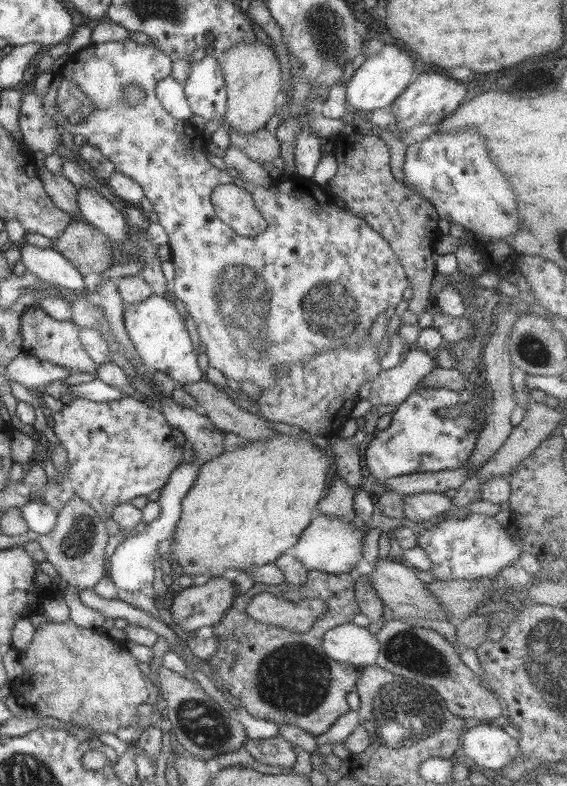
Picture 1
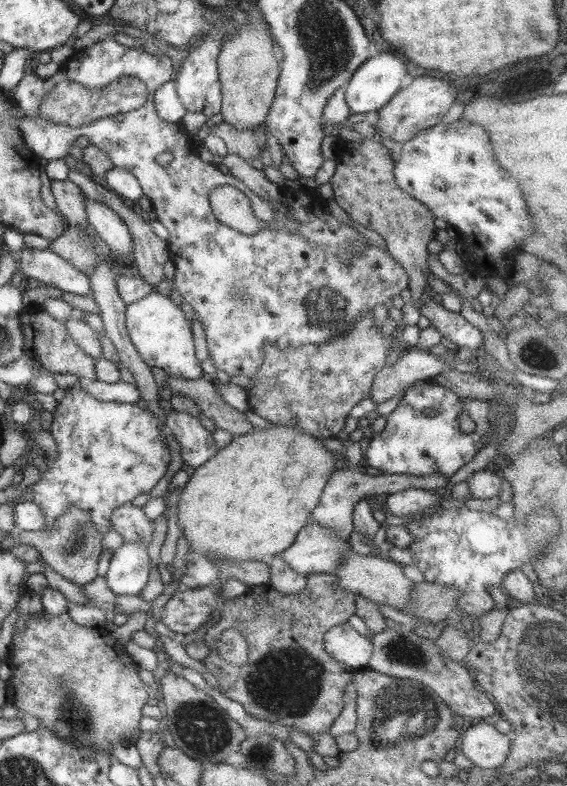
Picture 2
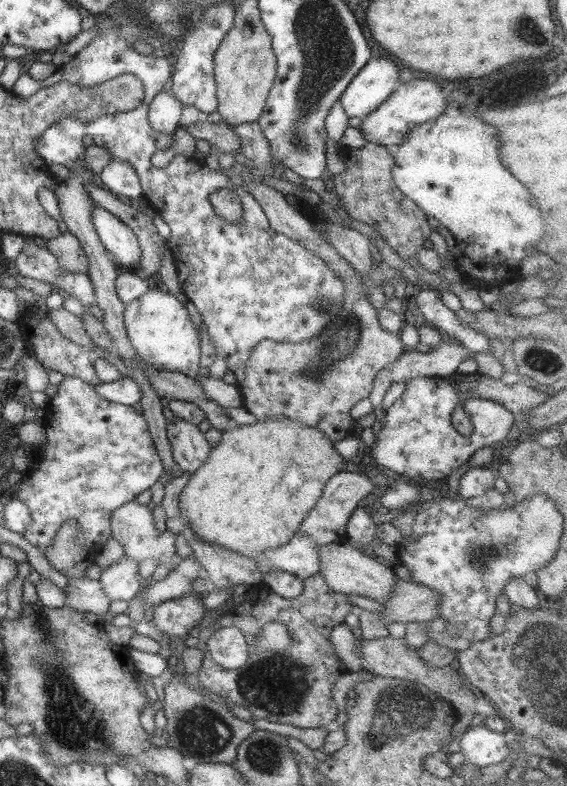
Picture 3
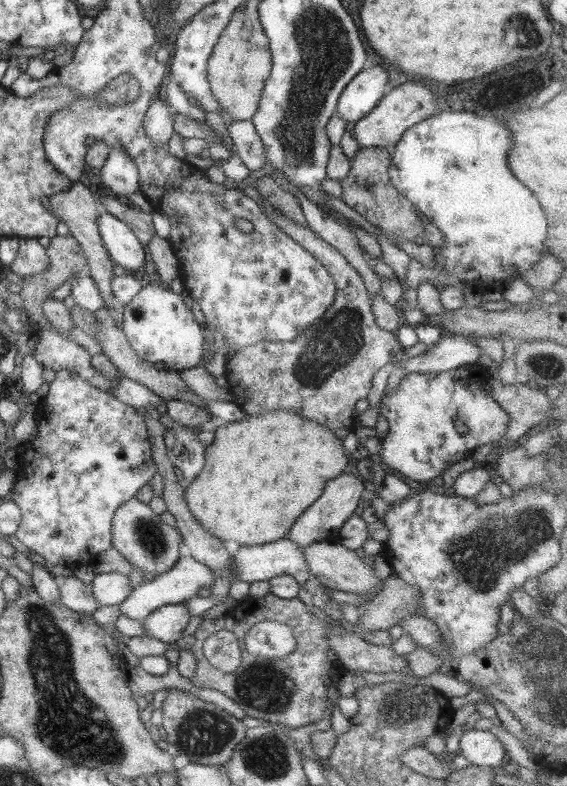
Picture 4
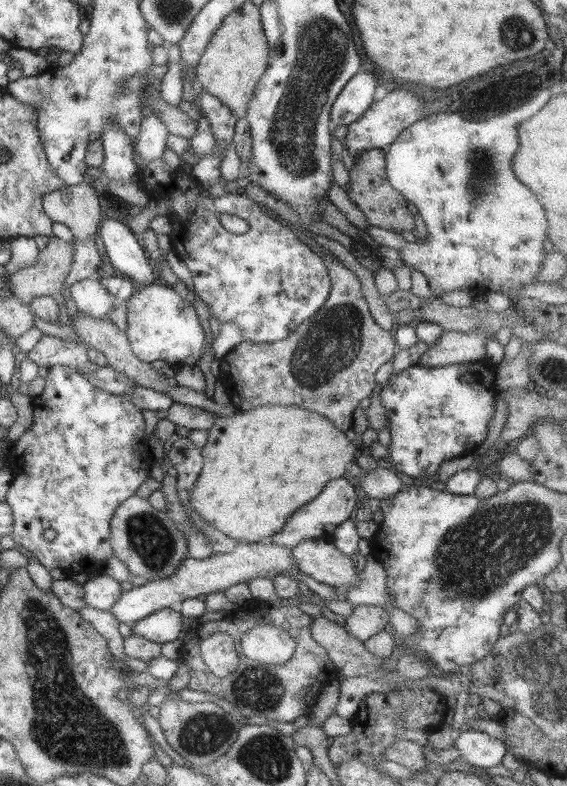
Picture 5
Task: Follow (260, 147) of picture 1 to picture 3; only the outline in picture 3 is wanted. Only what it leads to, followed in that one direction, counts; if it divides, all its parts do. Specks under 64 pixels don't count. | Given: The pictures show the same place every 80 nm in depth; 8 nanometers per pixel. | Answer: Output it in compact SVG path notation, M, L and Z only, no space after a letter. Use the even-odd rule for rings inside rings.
M207 121L202 123L195 123L189 125L187 127L178 126L179 128L183 128L186 132L195 139L206 140L209 143L216 153L224 153L232 155L234 153L239 153L239 140L237 140L237 136L235 136L235 132L233 132L233 128L231 125L226 124L225 122L219 122L219 124L210 124Z

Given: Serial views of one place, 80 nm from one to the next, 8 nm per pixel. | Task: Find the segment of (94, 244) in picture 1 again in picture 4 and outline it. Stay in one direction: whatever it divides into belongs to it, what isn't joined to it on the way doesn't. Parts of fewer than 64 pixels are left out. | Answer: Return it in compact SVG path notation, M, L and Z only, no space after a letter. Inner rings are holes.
M55 235L50 239L45 254L49 258L49 265L45 270L33 276L25 276L21 286L20 298L23 301L24 313L28 318L28 326L32 330L51 329L47 317L42 313L41 305L48 299L49 294L57 286L61 285L67 278L78 274L79 270L86 267L86 259L84 258L81 248L71 235L59 236Z

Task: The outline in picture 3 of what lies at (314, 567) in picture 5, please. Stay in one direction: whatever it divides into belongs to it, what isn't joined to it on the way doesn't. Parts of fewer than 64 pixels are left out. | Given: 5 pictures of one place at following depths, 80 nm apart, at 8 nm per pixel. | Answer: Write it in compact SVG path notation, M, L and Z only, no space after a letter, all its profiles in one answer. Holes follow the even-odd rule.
M347 542L329 543L320 545L320 572L327 583L327 587L333 592L343 595L367 597L376 603L389 599L393 593L393 584L398 577L389 563L375 558L367 551L357 550L354 544Z

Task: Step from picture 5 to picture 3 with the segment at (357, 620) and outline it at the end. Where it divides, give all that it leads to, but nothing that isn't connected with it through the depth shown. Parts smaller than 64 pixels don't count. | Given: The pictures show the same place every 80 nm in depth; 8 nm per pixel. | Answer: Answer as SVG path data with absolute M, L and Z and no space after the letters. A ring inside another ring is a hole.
M398 581L393 584L389 599L381 602L384 611L377 614L387 624L426 623L439 619L439 596L437 593L413 581Z

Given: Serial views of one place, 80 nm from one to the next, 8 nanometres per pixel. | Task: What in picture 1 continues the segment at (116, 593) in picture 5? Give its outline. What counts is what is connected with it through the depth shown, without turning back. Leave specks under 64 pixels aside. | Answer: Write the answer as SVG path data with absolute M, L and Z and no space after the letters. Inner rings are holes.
M193 459L189 463L180 463L169 475L168 481L160 488L160 493L156 503L159 506L159 514L151 522L145 524L144 529L125 537L115 547L115 550L108 558L110 563L109 578L115 584L117 590L125 590L128 592L149 592L151 589L151 582L153 582L153 560L155 554L158 552L157 544L164 546L169 542L171 532L173 532L175 525L181 512L181 501L187 494L187 491L193 486L194 480L198 475L200 466L202 464Z

